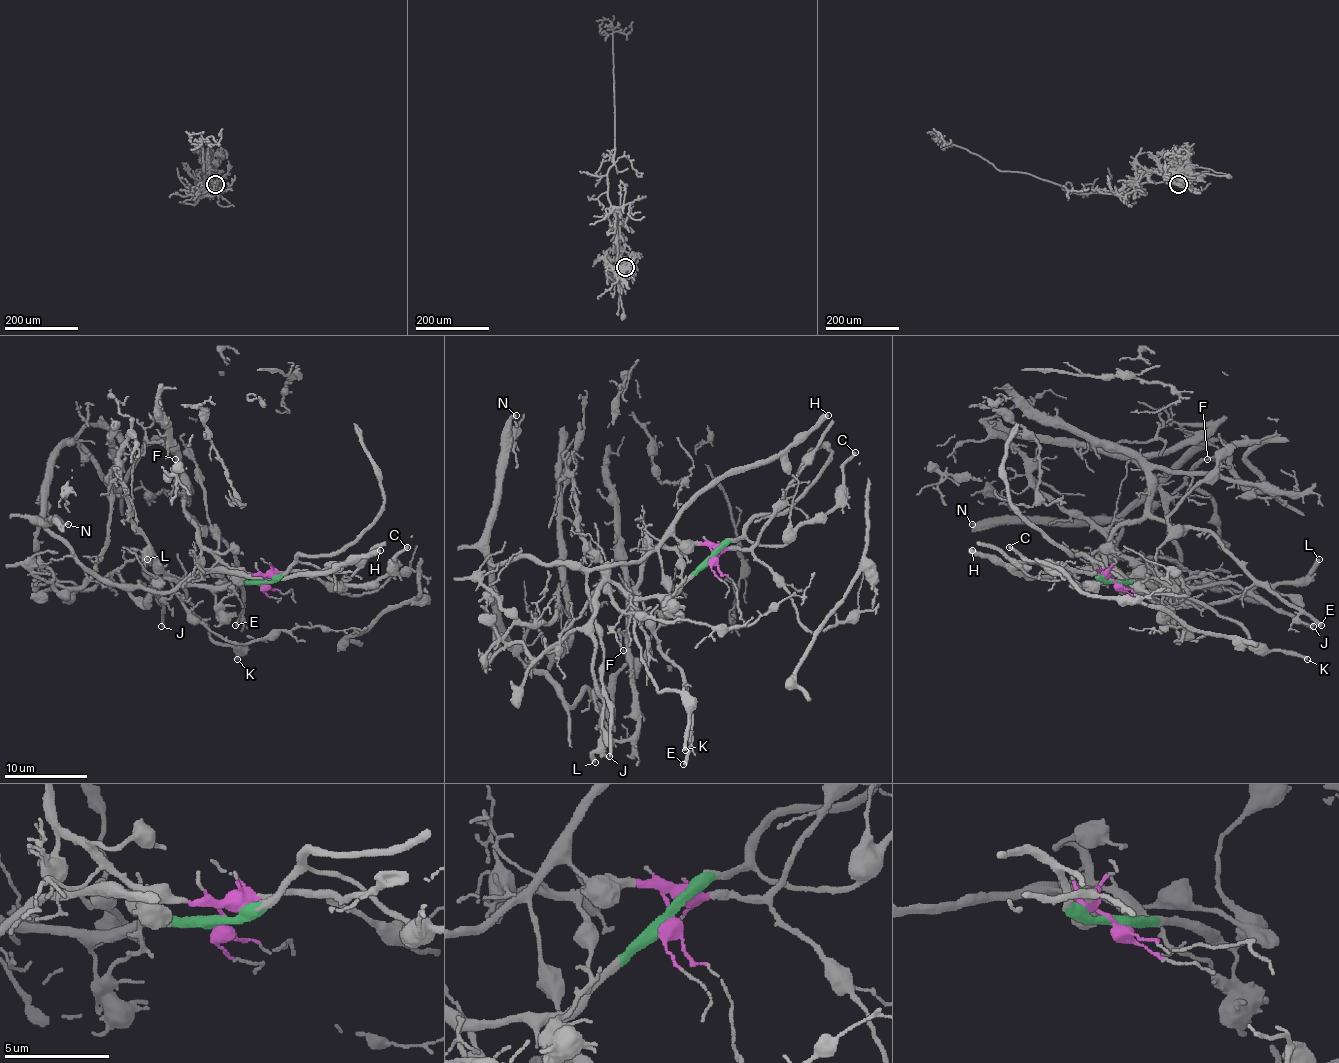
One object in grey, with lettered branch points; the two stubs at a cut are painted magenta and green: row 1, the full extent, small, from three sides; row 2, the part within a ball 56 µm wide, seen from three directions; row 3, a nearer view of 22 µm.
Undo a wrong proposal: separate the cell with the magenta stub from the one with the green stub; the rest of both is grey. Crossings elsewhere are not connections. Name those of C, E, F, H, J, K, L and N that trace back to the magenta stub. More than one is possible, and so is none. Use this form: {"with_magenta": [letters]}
{"with_magenta": ["E", "F", "H", "J", "N"]}

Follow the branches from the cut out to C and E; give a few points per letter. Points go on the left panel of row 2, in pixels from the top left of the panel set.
C: (265, 581), (273, 581), (296, 563), (316, 565), (335, 579), (351, 585), (374, 585), (407, 546)
E: (265, 583), (257, 575), (234, 573), (207, 550), (189, 517), (209, 528), (234, 555), (242, 592), (236, 625)

